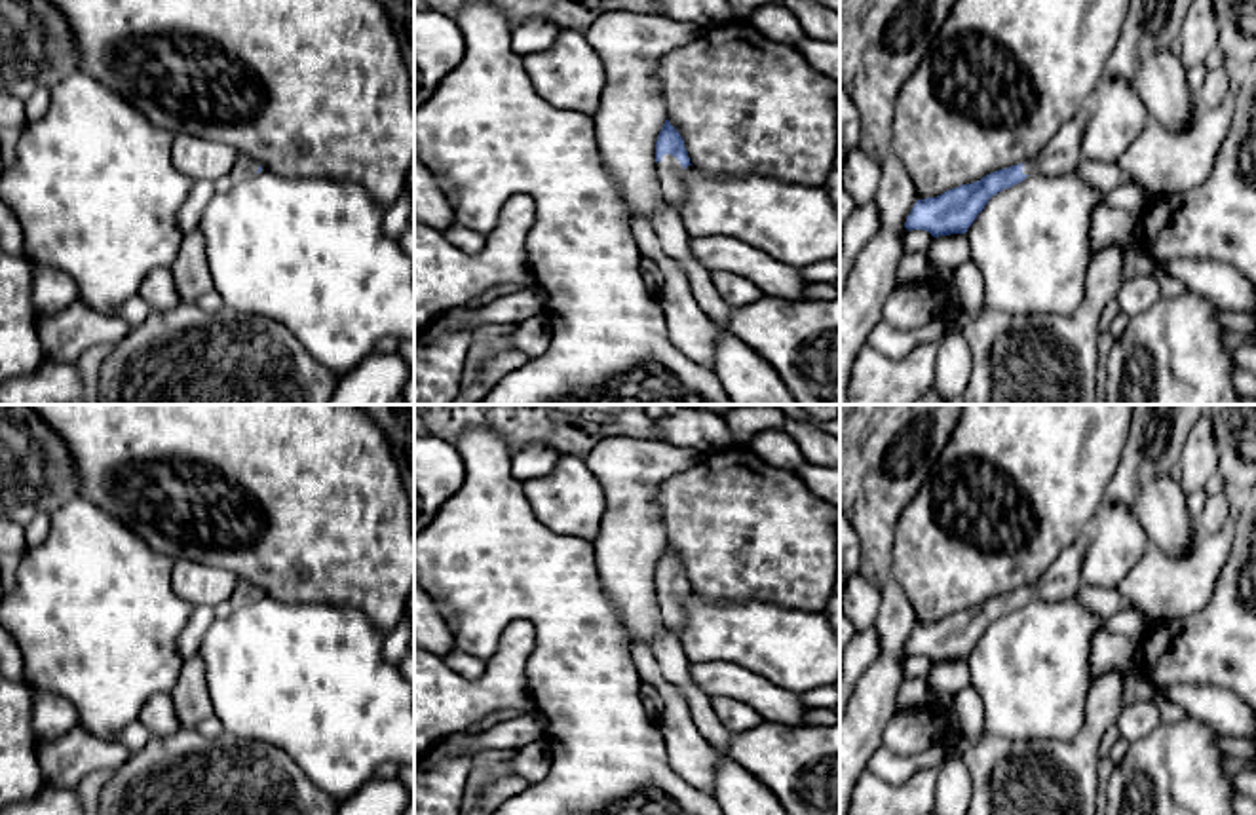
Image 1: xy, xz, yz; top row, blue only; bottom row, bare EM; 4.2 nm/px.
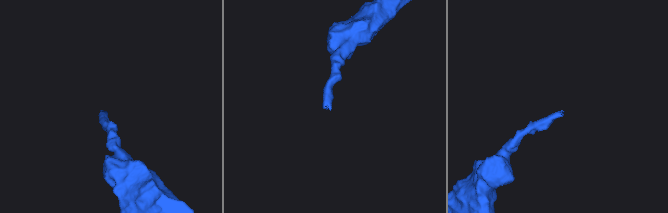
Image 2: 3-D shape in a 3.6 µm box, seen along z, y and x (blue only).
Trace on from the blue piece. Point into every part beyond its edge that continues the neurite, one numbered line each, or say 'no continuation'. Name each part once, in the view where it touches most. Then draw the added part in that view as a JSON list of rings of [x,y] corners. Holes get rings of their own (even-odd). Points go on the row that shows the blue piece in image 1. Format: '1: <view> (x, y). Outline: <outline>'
1: xz (673, 189). Outline: [[[665,154],[657,163],[657,177],[659,177],[659,186],[661,186],[661,198],[675,209],[678,211],[684,196],[686,196],[686,182],[684,182],[684,169],[680,161]]]

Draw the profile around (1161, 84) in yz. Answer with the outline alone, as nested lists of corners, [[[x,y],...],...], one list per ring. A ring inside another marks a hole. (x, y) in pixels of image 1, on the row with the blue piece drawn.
[[[1159,51],[1142,61],[1134,89],[1148,116],[1167,131],[1186,133],[1191,112],[1199,106],[1199,93],[1188,85],[1188,70],[1172,51]]]

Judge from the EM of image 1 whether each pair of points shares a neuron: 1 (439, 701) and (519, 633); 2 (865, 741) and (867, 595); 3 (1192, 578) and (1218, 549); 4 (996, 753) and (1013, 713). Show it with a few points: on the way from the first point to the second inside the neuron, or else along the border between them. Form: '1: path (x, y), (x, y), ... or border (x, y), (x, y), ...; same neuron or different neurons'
1: path (464, 701), (472, 700), (512, 658); same neuron
2: border (880, 587), (878, 620), (873, 625); different neurons
3: path (1199, 570), (1211, 557); same neuron
4: border (987, 730), (1006, 738), (1047, 738); different neurons

